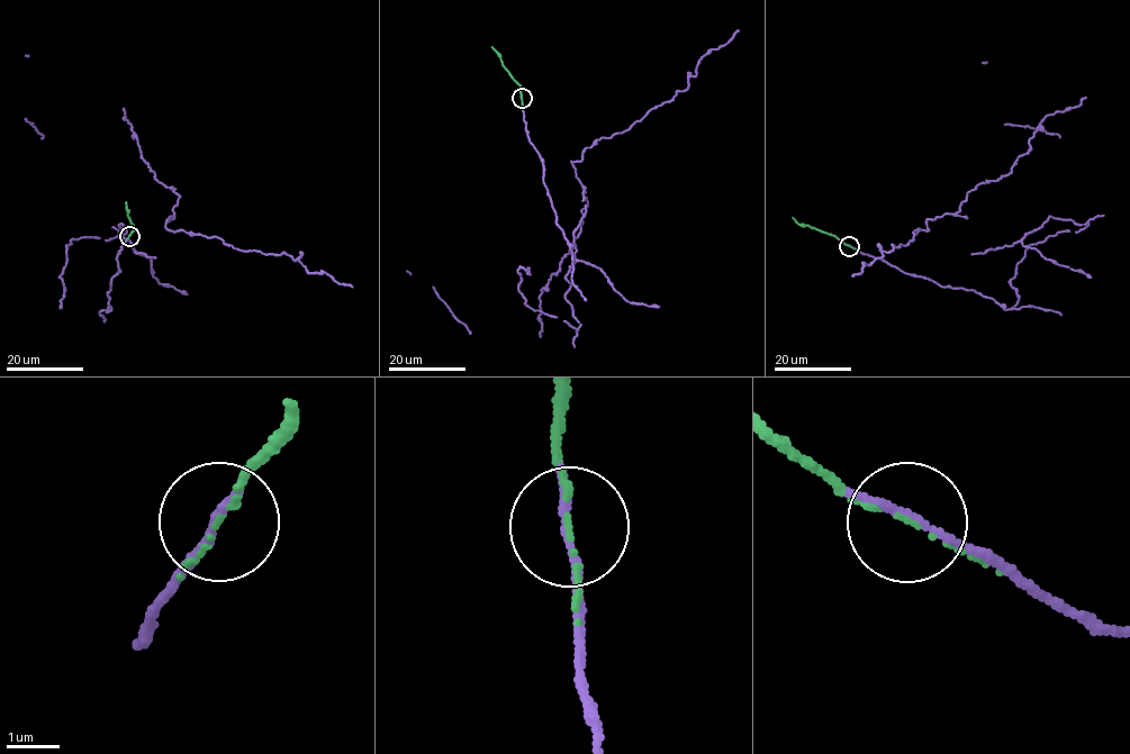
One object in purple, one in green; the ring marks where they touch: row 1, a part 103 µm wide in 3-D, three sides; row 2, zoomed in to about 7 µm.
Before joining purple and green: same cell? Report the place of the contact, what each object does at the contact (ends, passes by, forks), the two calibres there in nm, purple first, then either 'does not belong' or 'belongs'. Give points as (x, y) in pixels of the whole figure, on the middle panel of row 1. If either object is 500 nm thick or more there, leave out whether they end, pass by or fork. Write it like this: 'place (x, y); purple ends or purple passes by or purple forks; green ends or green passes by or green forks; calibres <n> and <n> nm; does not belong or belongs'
place (522, 98); purple passes by; green passes by; calibres 140 and 60 nm; belongs

